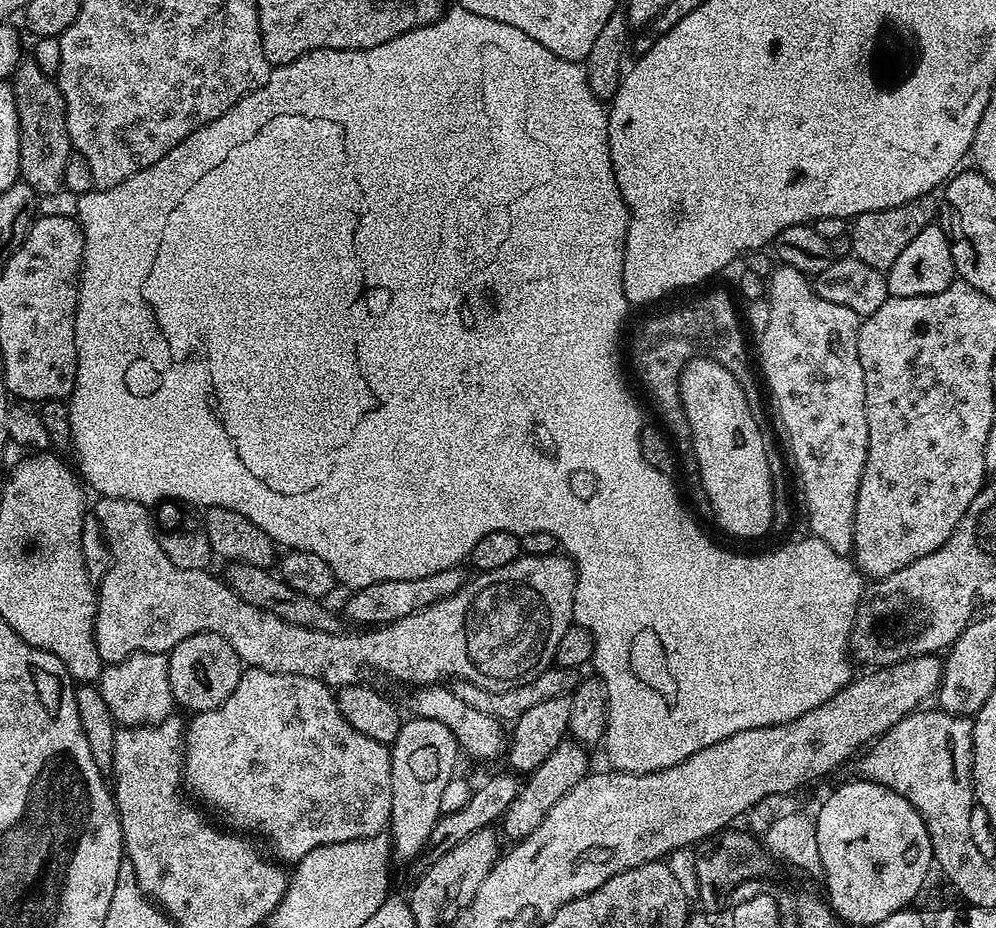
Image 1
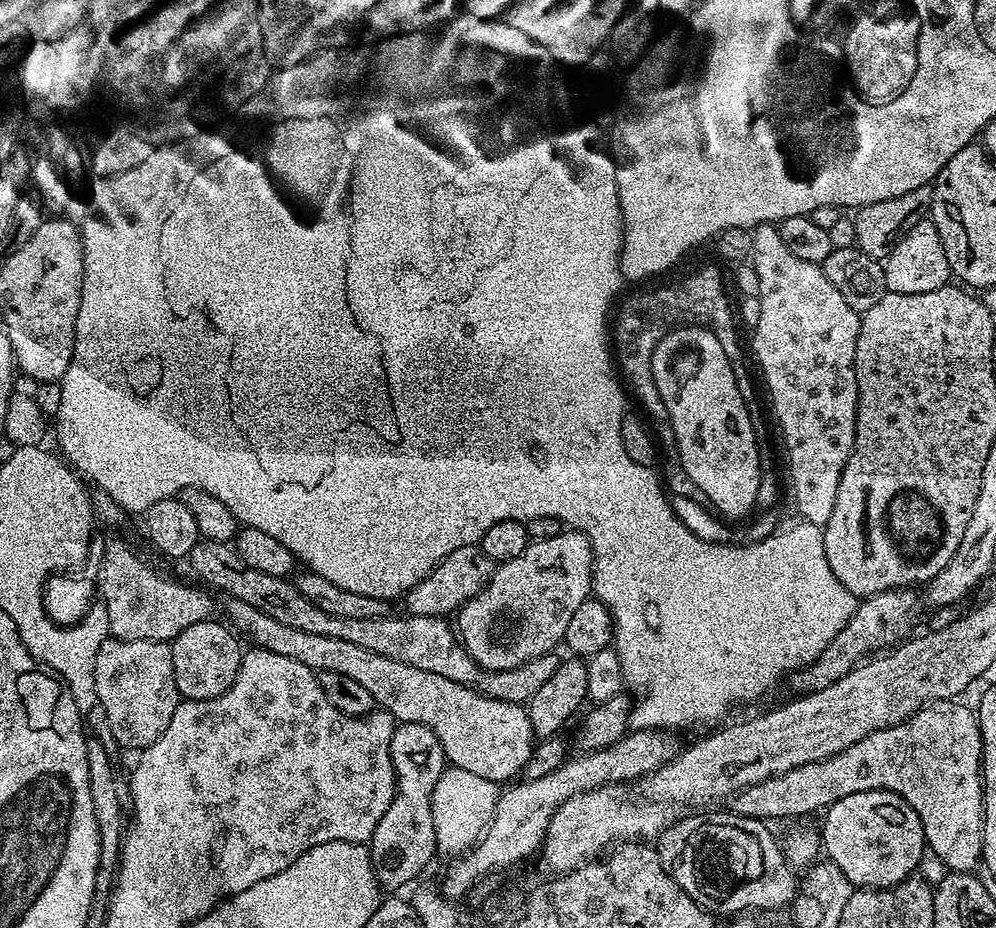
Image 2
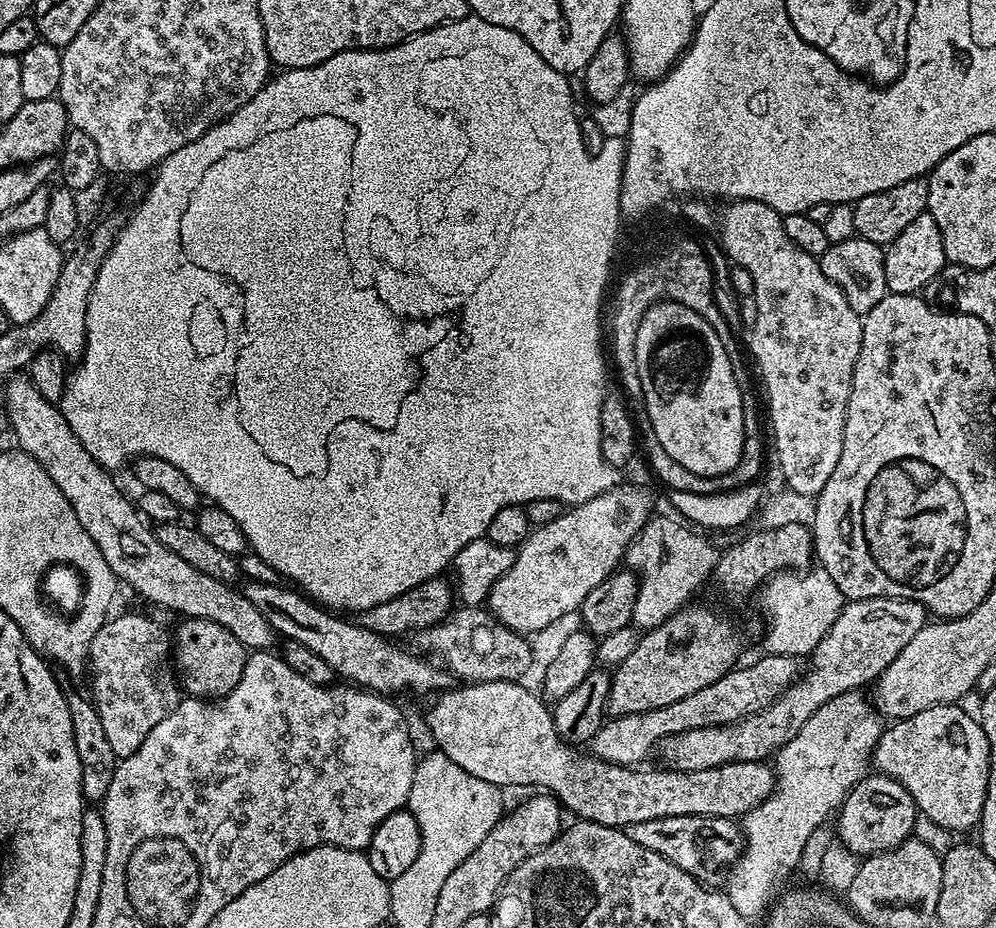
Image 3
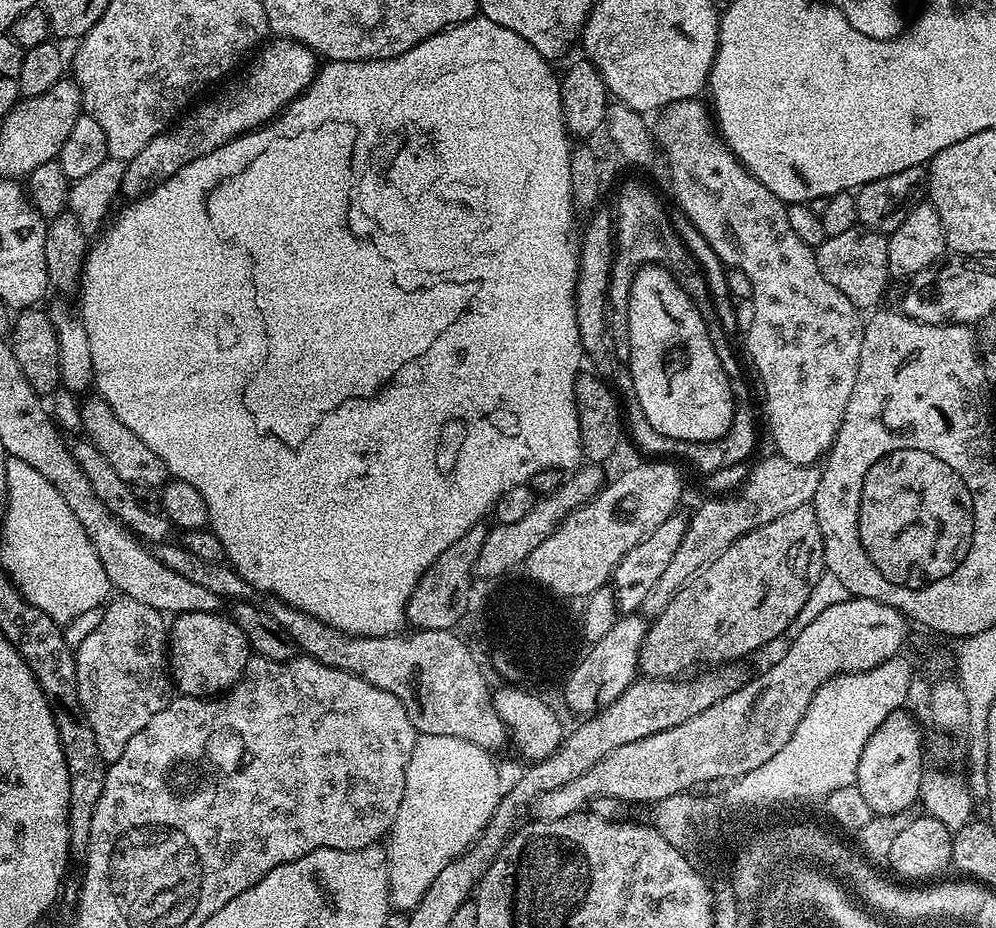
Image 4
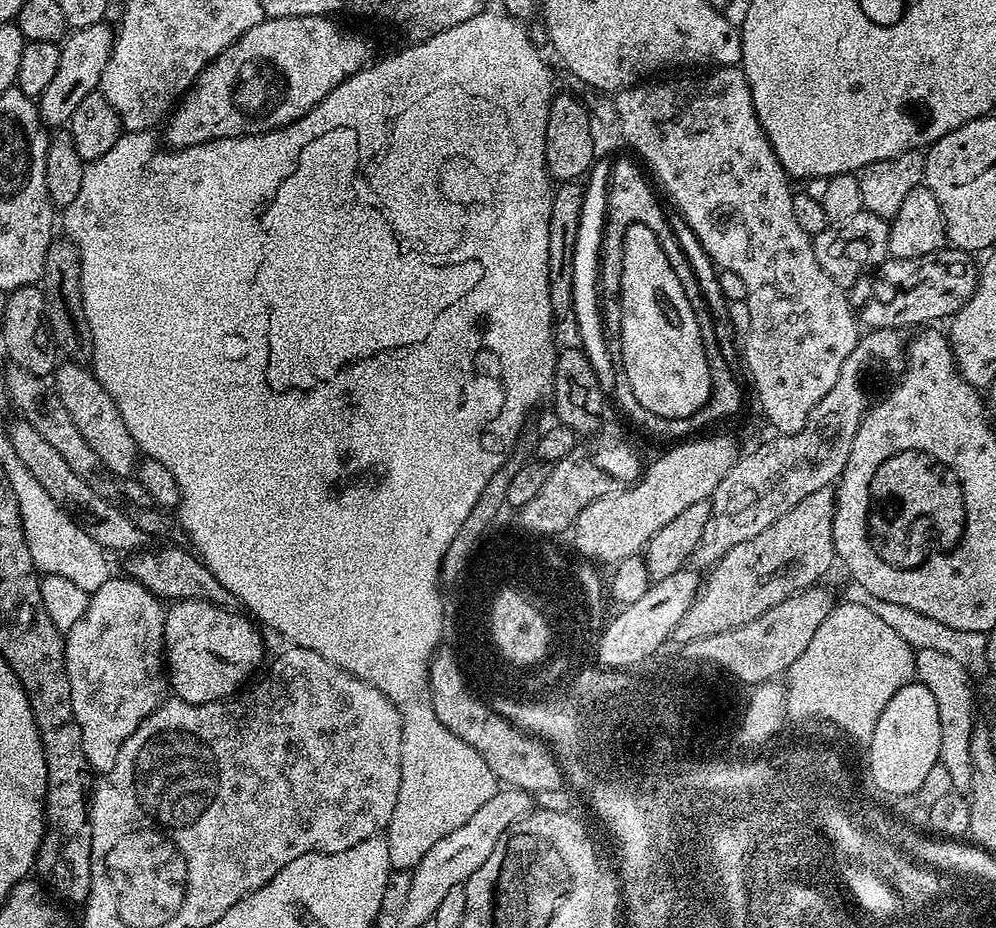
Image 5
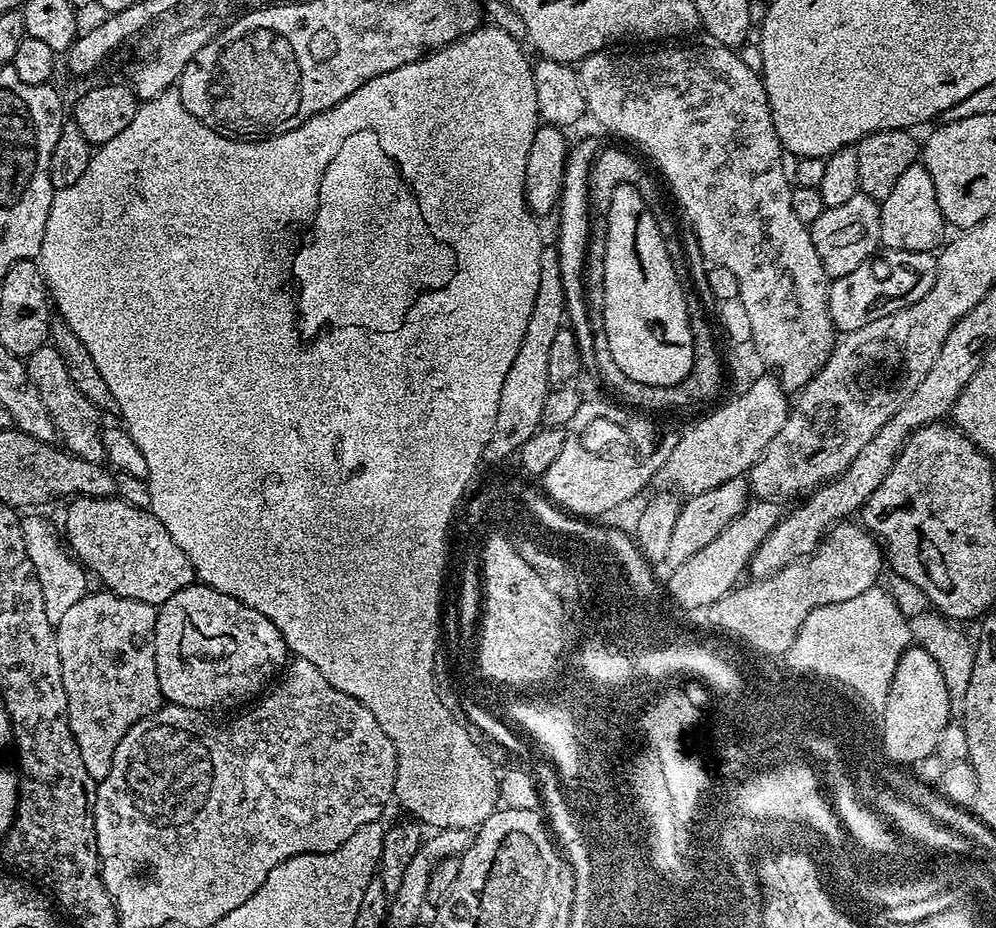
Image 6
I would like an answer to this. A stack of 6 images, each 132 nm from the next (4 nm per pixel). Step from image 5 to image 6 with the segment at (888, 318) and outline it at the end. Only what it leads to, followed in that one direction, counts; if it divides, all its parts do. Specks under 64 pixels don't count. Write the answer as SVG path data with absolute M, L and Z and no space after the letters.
M887 249L879 257L880 269L875 268L875 263L869 262L858 266L858 270L850 270L850 274L835 277L828 286L828 309L832 318L832 327L837 333L847 334L854 330L862 330L866 322L874 322L874 318L886 318L886 314L894 314L914 302L918 298L926 298L930 294L930 286L936 281L936 256L932 252L911 252L910 250Z

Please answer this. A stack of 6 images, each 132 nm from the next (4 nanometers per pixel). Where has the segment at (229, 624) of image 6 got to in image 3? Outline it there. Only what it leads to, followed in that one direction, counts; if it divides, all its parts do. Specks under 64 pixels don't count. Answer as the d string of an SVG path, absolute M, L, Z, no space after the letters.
M185 619L184 624L174 632L174 671L178 683L189 697L201 700L218 700L221 696L230 694L234 686L242 678L242 670L246 666L249 653L226 630L226 626L218 626L218 622Z

